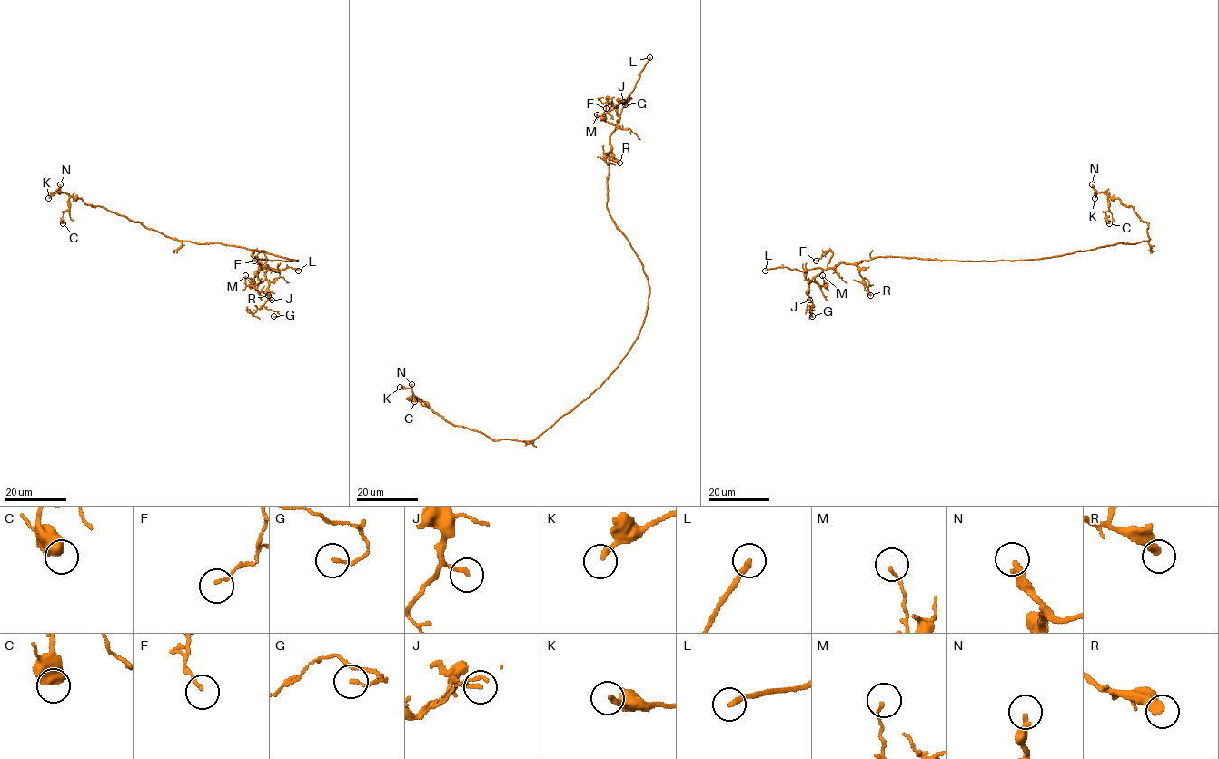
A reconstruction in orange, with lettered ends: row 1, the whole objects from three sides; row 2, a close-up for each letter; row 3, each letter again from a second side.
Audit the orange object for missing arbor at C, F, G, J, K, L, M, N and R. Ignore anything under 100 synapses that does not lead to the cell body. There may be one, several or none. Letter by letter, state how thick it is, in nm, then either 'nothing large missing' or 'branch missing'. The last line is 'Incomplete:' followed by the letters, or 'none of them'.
C: 650 nm thick; nothing large missing
F: 100 nm thick; nothing large missing
G: 120 nm thick; nothing large missing
J: 190 nm thick; nothing large missing
K: 220 nm thick; nothing large missing
L: 240 nm thick; branch missing
M: 110 nm thick; nothing large missing
N: 280 nm thick; nothing large missing
R: 400 nm thick; nothing large missing
Incomplete: L

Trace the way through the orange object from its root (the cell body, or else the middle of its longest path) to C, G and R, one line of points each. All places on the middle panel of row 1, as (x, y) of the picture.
C: (638, 335), (618, 367), (598, 388), (531, 440), (492, 439), (446, 421), (421, 400), (414, 398), (414, 401)
G: (638, 335), (649, 280), (607, 207), (609, 135), (619, 101), (615, 106), (625, 104)
R: (638, 335), (648, 305), (649, 280), (642, 263), (607, 207), (610, 150), (605, 155), (619, 162)

